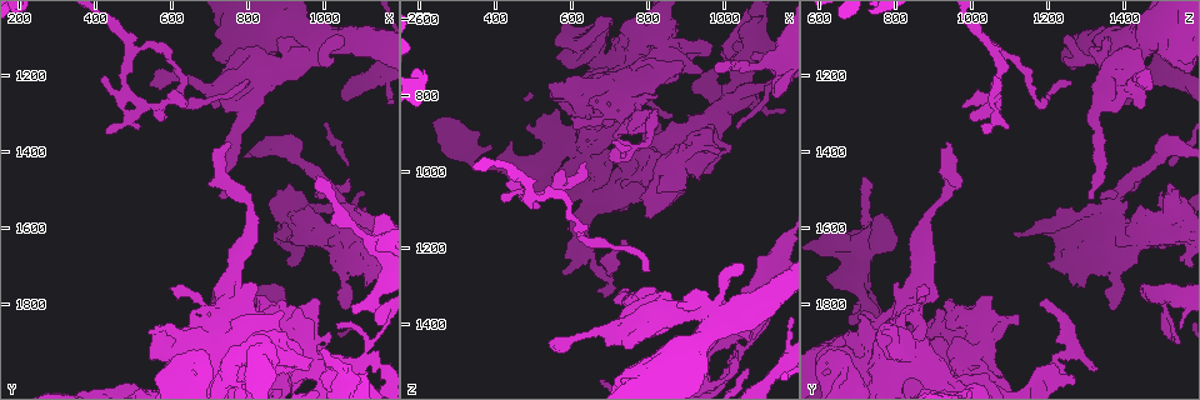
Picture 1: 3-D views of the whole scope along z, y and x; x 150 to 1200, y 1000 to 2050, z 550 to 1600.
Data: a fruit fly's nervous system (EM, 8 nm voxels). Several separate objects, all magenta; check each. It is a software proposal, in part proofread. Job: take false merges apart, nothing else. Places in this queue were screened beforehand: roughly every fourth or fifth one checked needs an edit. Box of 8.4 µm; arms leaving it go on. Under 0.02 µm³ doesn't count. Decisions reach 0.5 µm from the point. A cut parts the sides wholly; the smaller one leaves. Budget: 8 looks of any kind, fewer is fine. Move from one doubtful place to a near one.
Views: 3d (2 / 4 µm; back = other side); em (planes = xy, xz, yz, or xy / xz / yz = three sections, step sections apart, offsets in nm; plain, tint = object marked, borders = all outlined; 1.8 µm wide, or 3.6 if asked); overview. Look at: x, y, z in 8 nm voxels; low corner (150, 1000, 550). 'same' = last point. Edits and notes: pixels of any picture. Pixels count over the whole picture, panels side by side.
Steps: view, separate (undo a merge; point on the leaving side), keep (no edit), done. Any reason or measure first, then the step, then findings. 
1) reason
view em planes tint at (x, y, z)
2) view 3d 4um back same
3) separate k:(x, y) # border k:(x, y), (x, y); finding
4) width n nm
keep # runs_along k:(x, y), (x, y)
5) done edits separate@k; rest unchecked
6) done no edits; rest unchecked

sudden change in width
view 3d 4um back at (670, 1940, 780)

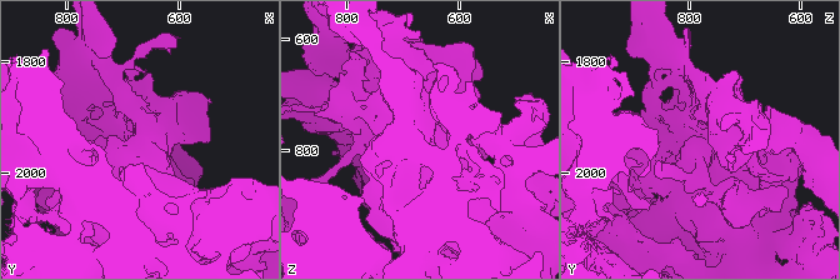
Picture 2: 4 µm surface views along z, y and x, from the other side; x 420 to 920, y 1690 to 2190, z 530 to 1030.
view em yz step 4 tint same

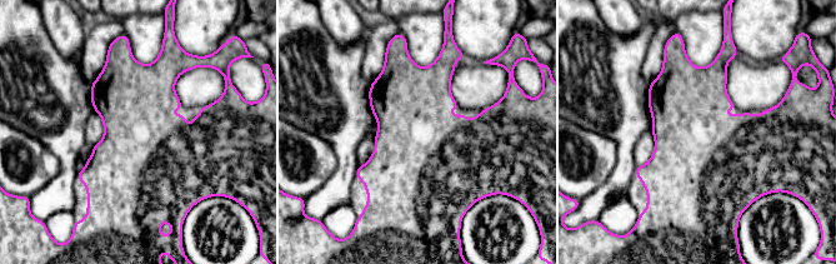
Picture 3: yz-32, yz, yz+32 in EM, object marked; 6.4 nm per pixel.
keep # one cell here

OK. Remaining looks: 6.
view em planes tint at (515, 1270, 1070)

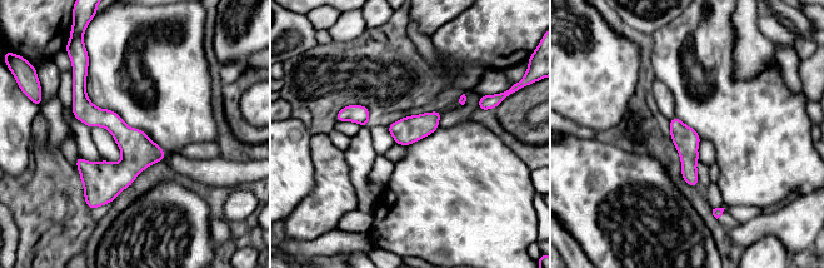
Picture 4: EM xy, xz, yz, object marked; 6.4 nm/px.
keep # all the same cell

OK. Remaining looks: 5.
sharp bend
view 3d 4um at (1110, 1935, 775)

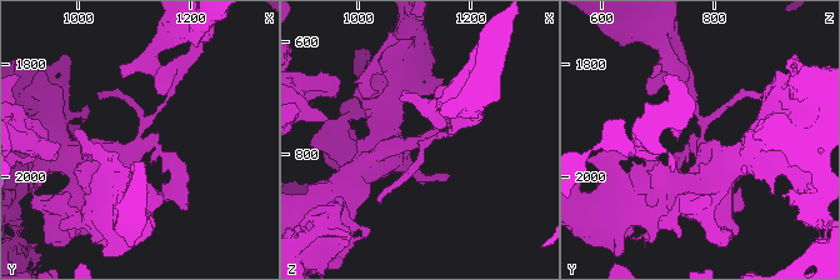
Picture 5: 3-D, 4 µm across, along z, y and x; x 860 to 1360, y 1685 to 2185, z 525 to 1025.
now the EM
view em planes tint at (1105, 1940, 775)

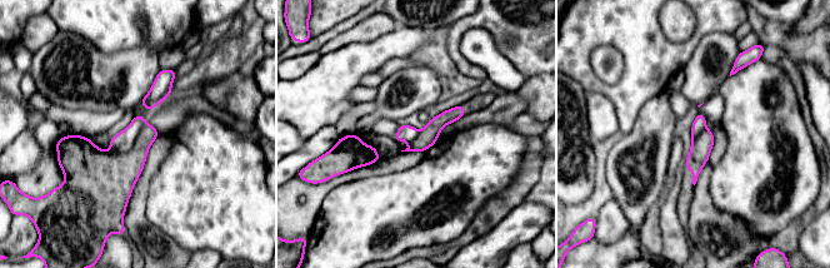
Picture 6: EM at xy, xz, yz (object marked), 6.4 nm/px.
separate 6:(123, 142) # border 6:(145, 122), (128, 150), (111, 150); a second cell is stuck on

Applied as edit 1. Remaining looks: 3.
done edits separate@6; rest unchecked

